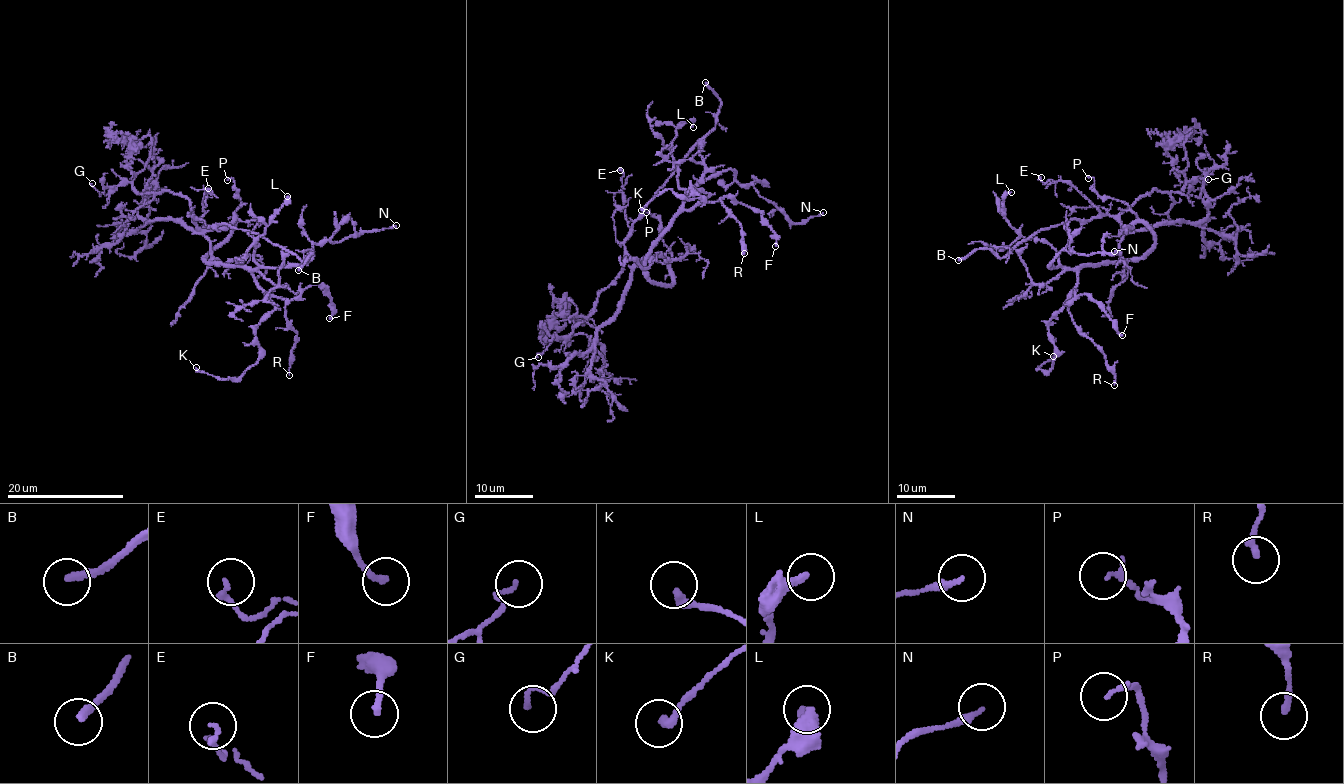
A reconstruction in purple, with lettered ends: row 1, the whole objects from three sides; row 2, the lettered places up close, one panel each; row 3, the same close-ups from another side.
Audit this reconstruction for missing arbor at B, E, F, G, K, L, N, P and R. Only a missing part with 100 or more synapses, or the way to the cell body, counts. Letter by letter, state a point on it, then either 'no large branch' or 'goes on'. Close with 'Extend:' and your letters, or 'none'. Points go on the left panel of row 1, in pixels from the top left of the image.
B: at (298, 270); goes on
E: at (208, 188); no large branch
F: at (329, 318); no large branch
G: at (92, 183); no large branch
K: at (196, 367); no large branch
L: at (287, 196); no large branch
N: at (396, 225); no large branch
P: at (227, 180); no large branch
R: at (289, 375); no large branch
Extend: B

